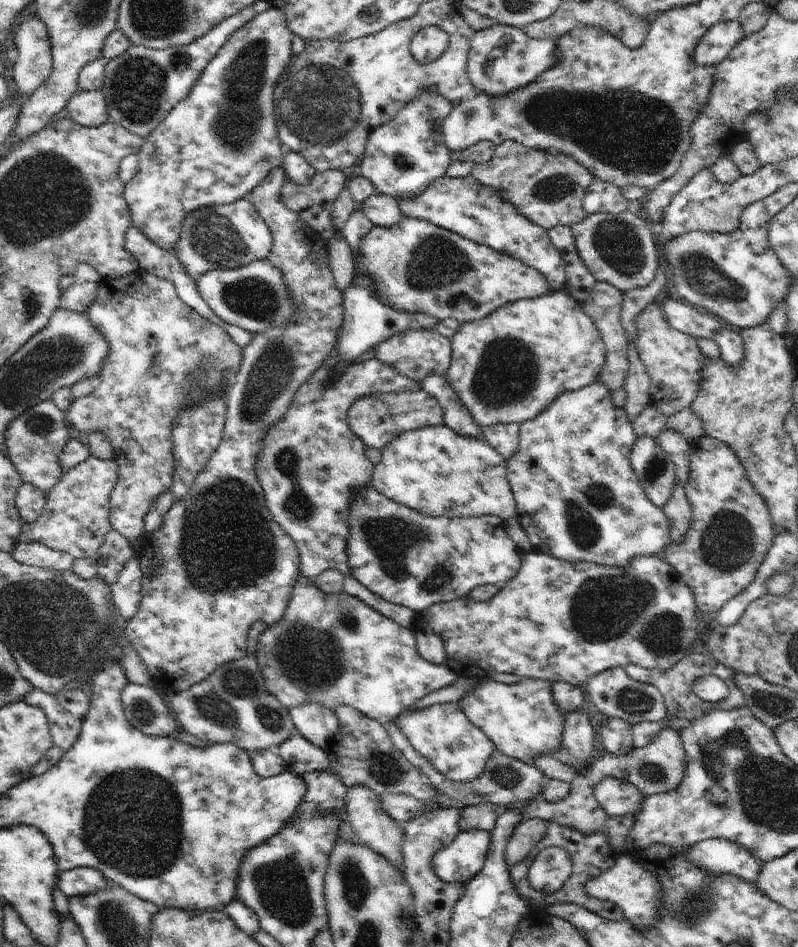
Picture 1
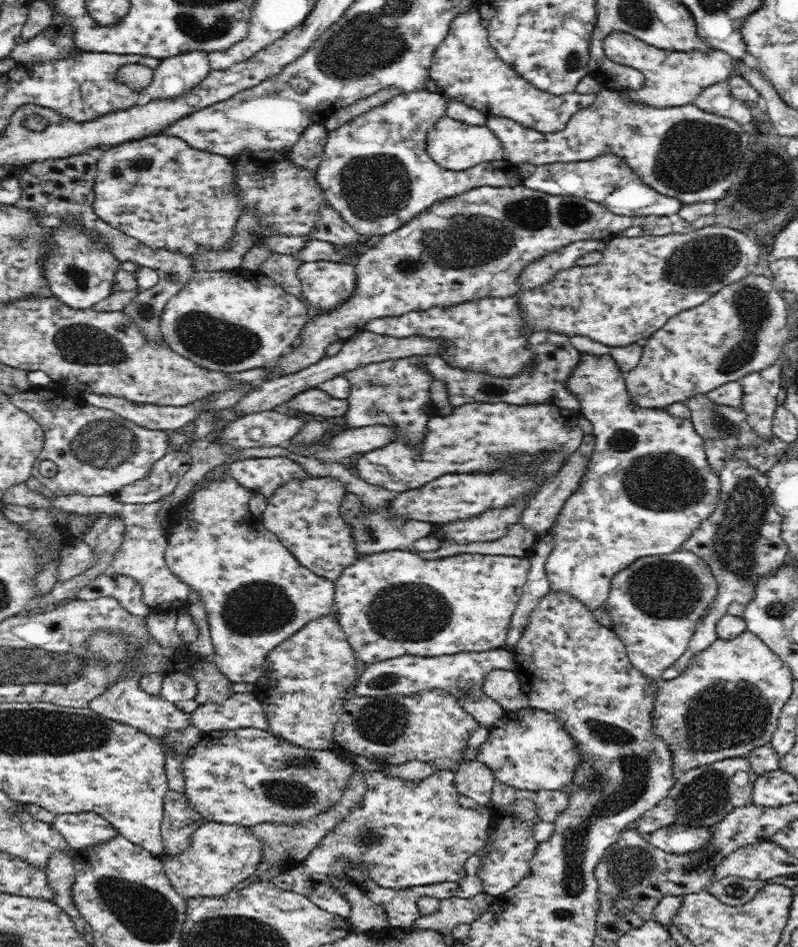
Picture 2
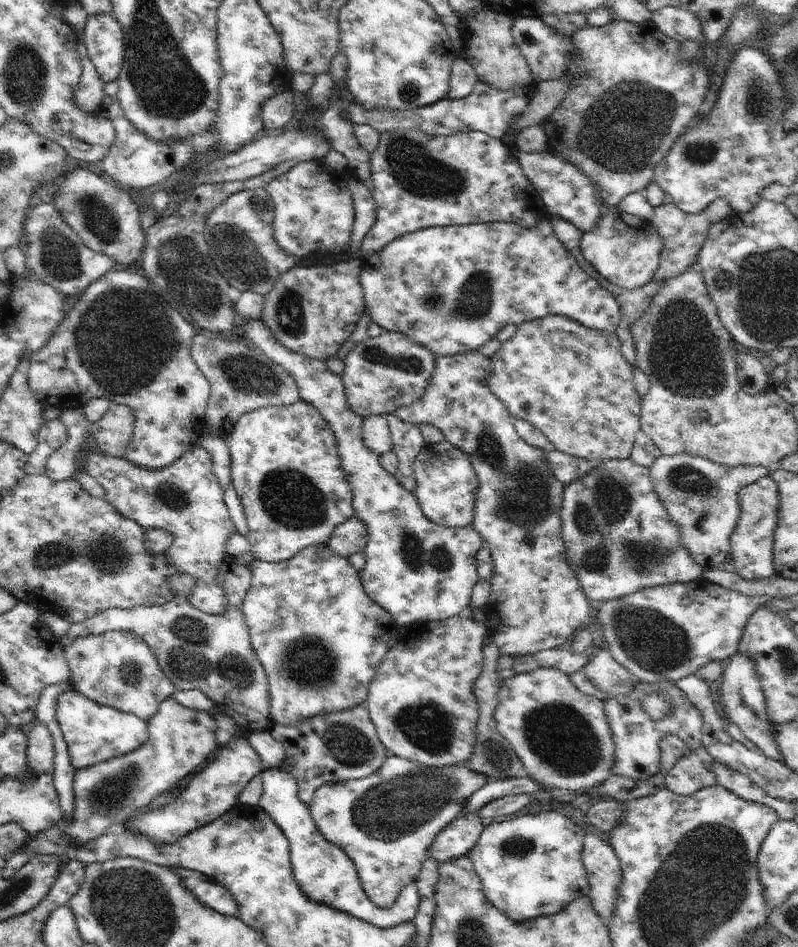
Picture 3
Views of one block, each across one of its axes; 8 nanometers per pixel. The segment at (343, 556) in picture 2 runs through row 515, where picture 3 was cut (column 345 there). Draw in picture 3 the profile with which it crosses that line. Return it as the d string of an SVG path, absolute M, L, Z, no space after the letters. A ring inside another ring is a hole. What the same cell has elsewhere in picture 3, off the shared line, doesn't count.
M357 256L342 263L290 268L263 296L261 322L284 349L324 362L338 356L342 344L357 330L365 310L359 284L362 266L363 259Z

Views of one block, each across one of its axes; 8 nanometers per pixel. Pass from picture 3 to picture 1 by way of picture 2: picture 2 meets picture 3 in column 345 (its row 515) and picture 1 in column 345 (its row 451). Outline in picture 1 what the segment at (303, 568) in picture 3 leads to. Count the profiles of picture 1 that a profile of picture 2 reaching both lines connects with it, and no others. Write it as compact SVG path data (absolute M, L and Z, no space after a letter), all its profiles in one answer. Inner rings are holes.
M303 575L296 580L292 598L284 616L268 625L256 642L256 664L264 676L266 692L274 694L276 700L288 710L316 703L335 711L342 705L350 705L368 718L387 725L396 716L433 691L440 690L458 680L458 674L447 666L437 666L420 656L416 650L413 629L401 627L386 618L364 601L342 591L324 594L314 582Z

